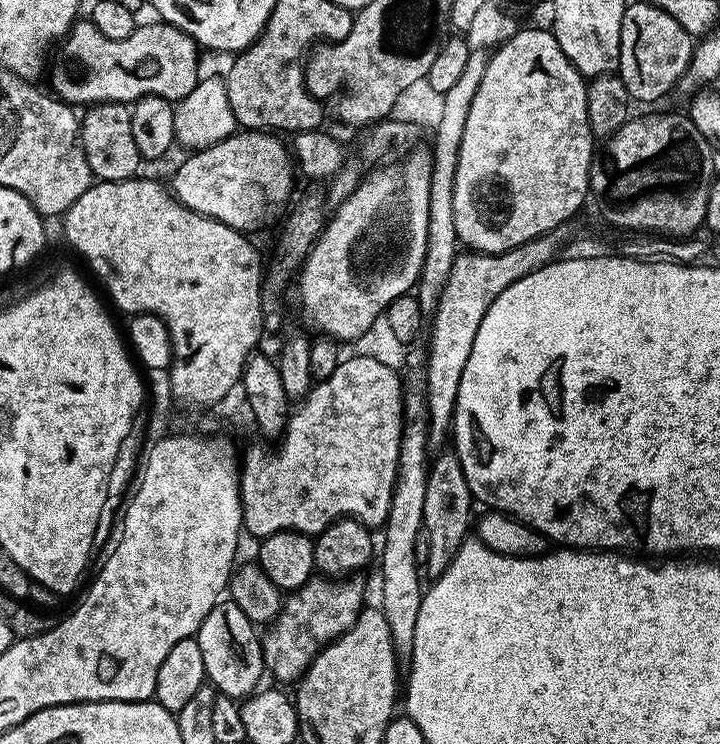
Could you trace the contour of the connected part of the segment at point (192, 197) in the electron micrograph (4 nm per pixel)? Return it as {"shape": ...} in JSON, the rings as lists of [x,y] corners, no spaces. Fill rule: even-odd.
{"shape":[[[237,130],[216,145],[188,154],[172,176],[170,191],[180,203],[239,232],[260,228],[292,192],[294,157],[289,145],[268,130]]]}

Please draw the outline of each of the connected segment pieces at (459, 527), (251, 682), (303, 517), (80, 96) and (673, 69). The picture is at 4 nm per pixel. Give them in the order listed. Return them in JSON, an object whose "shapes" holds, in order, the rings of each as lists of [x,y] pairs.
{"shapes":[[[[455,450],[440,452],[431,459],[426,478],[426,506],[422,506],[424,515],[424,531],[422,539],[428,543],[428,556],[422,561],[422,568],[429,577],[441,576],[454,562],[454,554],[469,539],[470,529],[474,524],[472,516],[474,497],[466,482],[466,474],[462,470],[462,462]]],[[[231,598],[221,599],[220,603],[206,614],[202,626],[197,630],[195,640],[198,650],[202,650],[204,675],[207,683],[222,696],[228,696],[237,702],[243,701],[261,687],[260,679],[266,676],[264,666],[264,645],[257,625],[246,618]]],[[[355,354],[350,358],[341,359],[338,370],[330,374],[330,378],[313,383],[311,390],[303,400],[291,409],[288,425],[284,428],[284,435],[279,437],[280,449],[277,452],[267,452],[262,445],[256,444],[253,448],[243,449],[240,466],[240,501],[244,511],[243,531],[255,538],[263,538],[279,532],[307,532],[318,534],[326,526],[330,526],[341,518],[361,520],[369,529],[376,530],[385,524],[390,514],[390,498],[396,485],[396,467],[398,466],[398,450],[402,442],[404,429],[404,385],[399,371],[375,358],[362,357]]],[[[77,19],[51,57],[51,91],[73,106],[131,105],[144,96],[161,96],[179,102],[194,91],[202,79],[200,64],[196,61],[198,45],[174,25],[155,23],[141,23],[130,38],[111,40],[92,24],[91,19]]],[[[650,2],[629,3],[622,18],[618,75],[633,101],[660,100],[675,89],[692,61],[694,38],[666,10]]]]}

